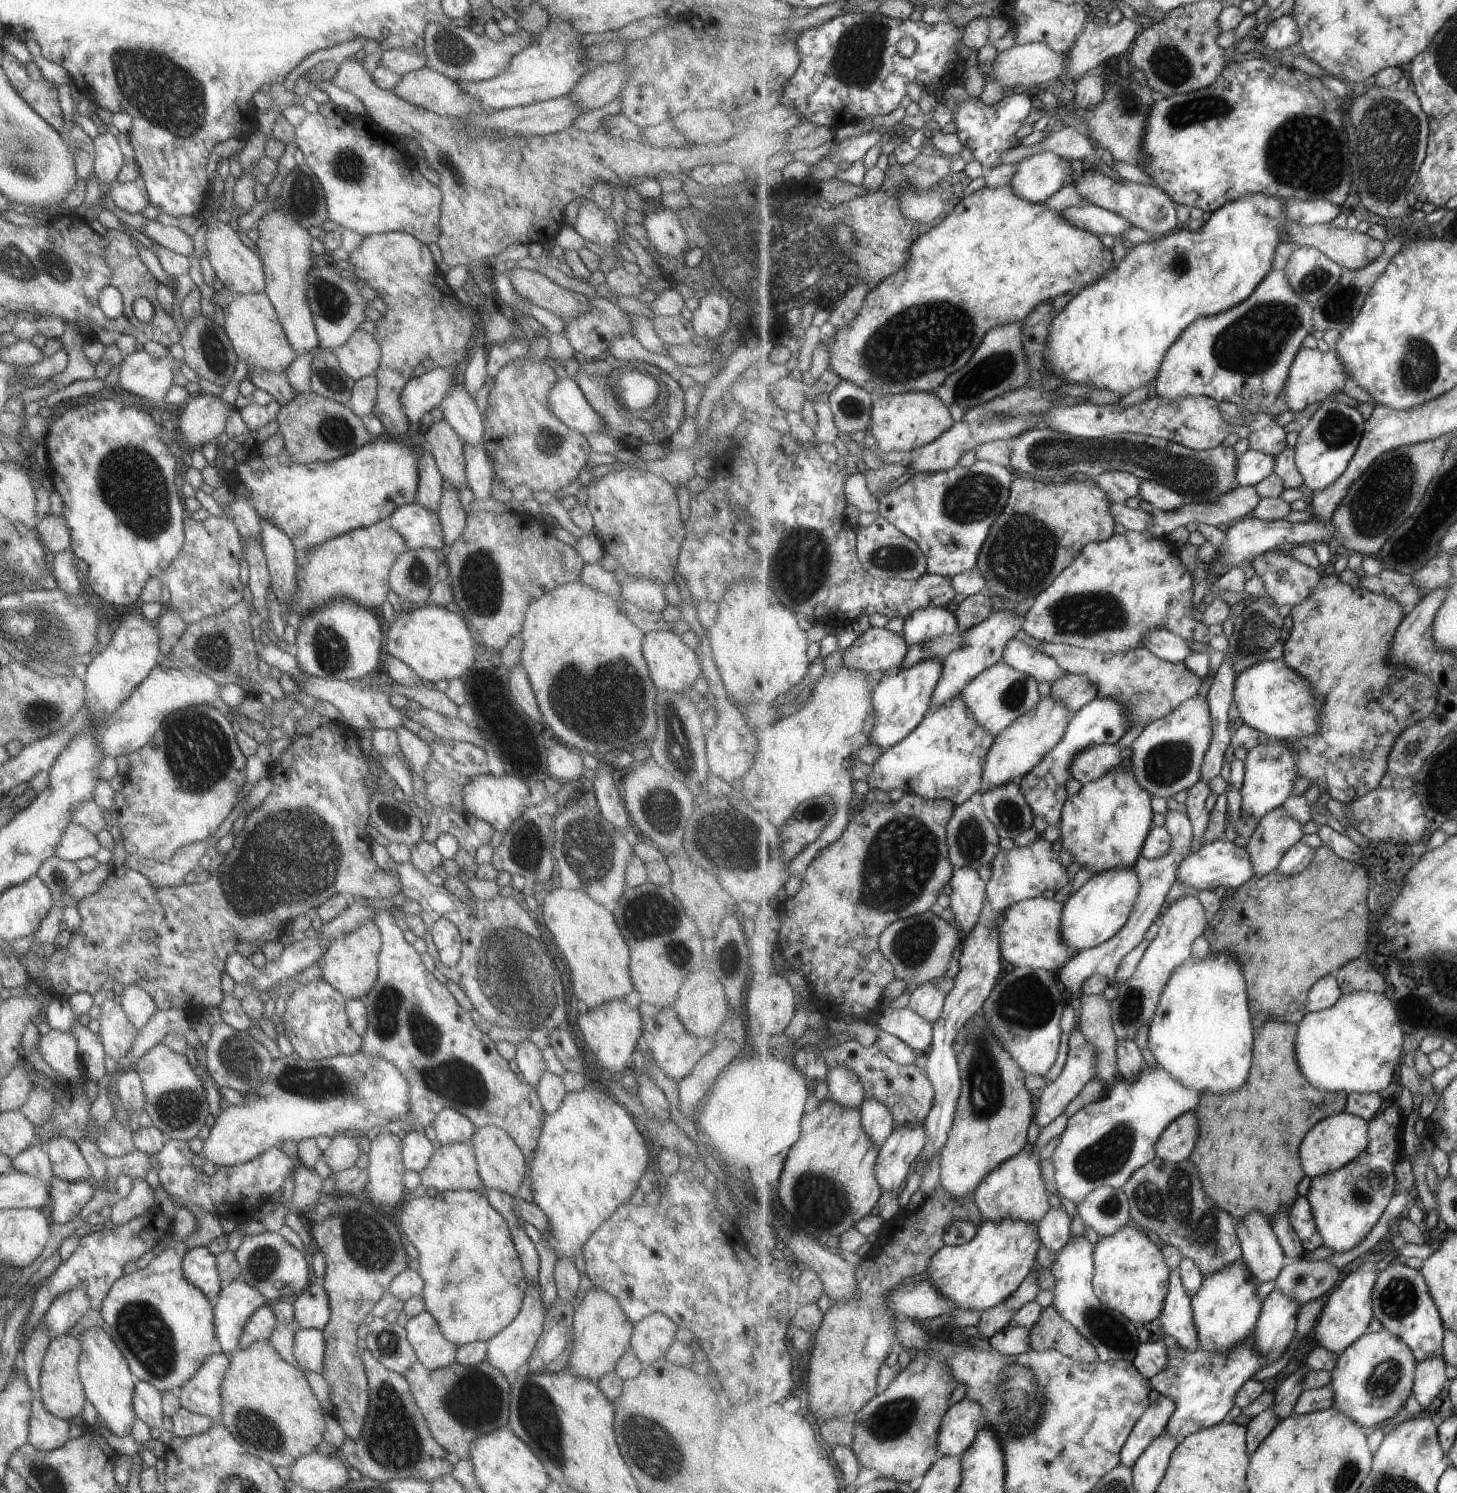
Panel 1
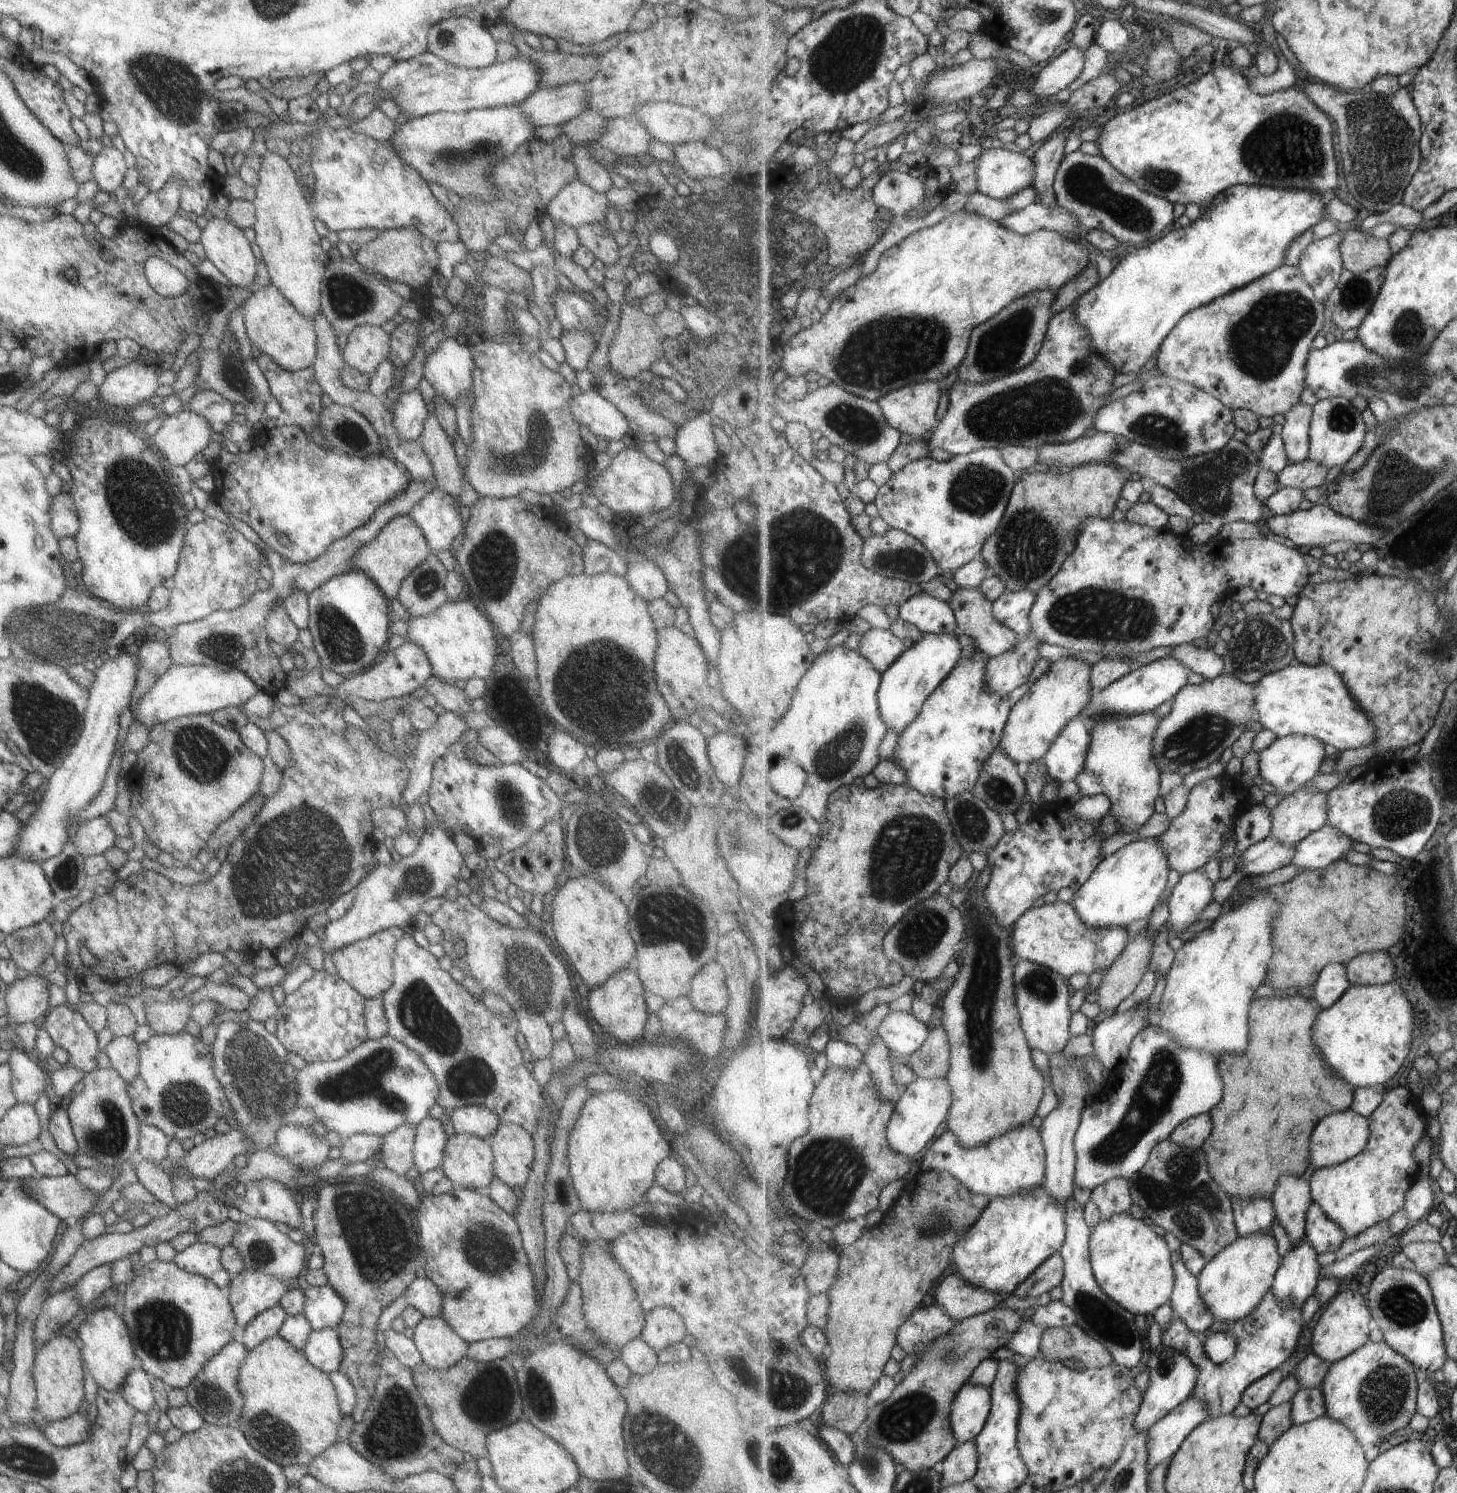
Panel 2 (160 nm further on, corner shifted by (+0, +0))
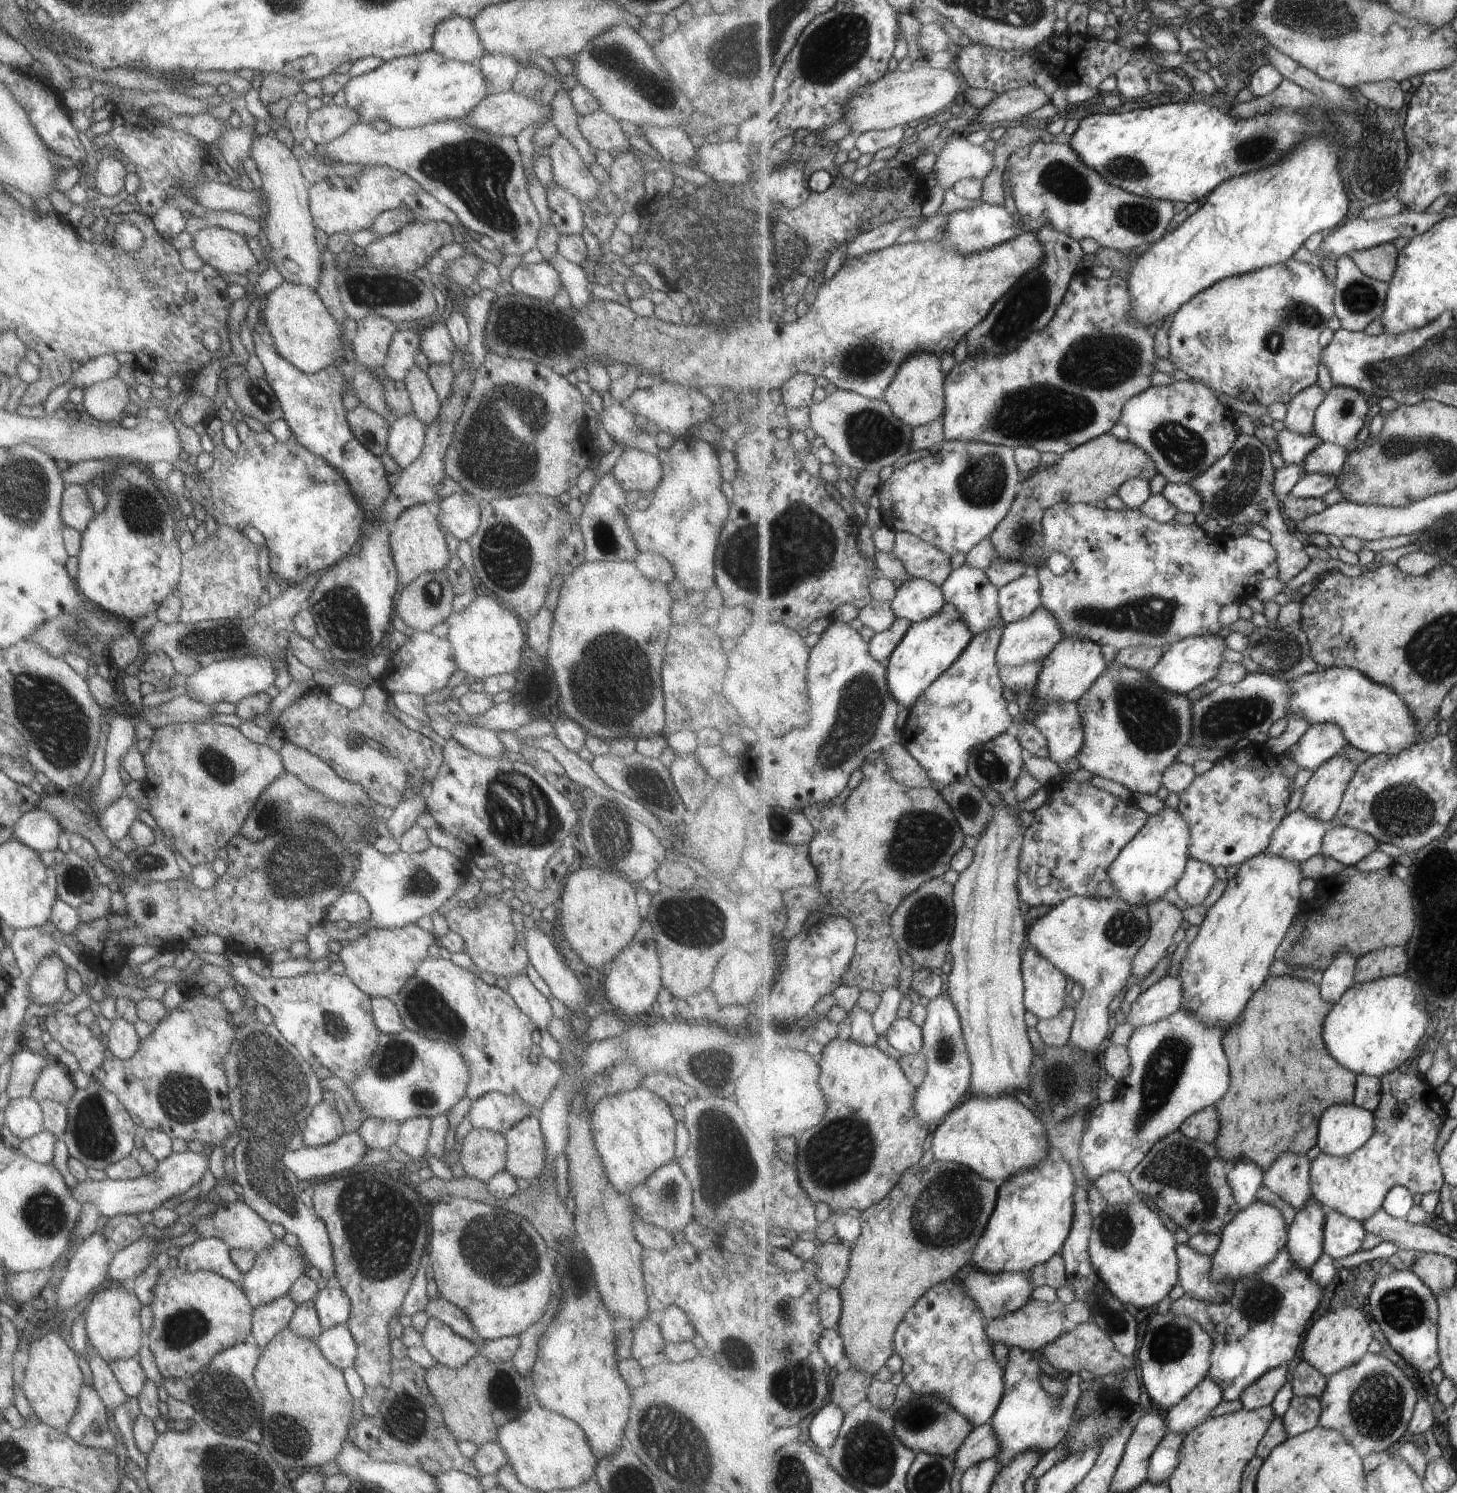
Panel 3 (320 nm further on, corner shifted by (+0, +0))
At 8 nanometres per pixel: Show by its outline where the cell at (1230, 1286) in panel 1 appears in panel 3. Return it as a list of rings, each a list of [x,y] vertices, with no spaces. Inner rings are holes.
[[[1259,1200],[1240,1209],[1240,1214],[1224,1228],[1221,1235],[1221,1244],[1213,1255],[1212,1279],[1219,1282],[1229,1277],[1236,1285],[1244,1276],[1260,1275],[1285,1250],[1288,1243],[1287,1220],[1279,1208]]]

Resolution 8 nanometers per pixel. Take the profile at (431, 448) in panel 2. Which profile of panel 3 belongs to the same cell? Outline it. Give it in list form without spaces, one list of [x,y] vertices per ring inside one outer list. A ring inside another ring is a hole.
[[[413,365],[407,370],[402,382],[404,383],[413,415],[424,426],[433,424],[437,420],[440,404],[439,398],[433,392],[433,388],[429,386],[429,380],[427,380],[425,372]]]

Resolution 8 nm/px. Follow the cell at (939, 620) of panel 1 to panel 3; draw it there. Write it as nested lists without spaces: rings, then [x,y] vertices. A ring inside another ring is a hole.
[[[909,577],[907,582],[899,585],[897,596],[895,596],[895,600],[893,600],[891,604],[893,612],[895,612],[898,618],[905,618],[912,624],[917,624],[917,622],[923,622],[923,620],[927,620],[927,618],[937,616],[947,602],[941,586],[931,584],[931,582],[925,580],[925,578]]]

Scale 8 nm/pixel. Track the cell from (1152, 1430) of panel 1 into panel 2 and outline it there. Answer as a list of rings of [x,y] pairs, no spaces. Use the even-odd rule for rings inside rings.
[[[1161,1343],[1157,1346],[1157,1350],[1147,1348],[1148,1361],[1147,1365],[1150,1368],[1150,1381],[1148,1387],[1144,1392],[1145,1398],[1140,1408],[1140,1412],[1136,1417],[1136,1424],[1134,1427],[1134,1434],[1149,1434],[1153,1428],[1157,1426],[1159,1420],[1165,1419],[1171,1412],[1176,1411],[1189,1396],[1196,1391],[1197,1380],[1200,1373],[1197,1370],[1197,1364],[1193,1364],[1193,1360],[1183,1354],[1177,1352],[1177,1348],[1167,1348],[1165,1344]]]

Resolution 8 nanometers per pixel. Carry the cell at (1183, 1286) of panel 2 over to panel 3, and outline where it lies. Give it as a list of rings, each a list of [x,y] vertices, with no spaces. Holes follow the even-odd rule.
[[[1189,1243],[1177,1245],[1180,1257],[1180,1284],[1188,1295],[1204,1303],[1227,1302],[1234,1294],[1234,1280],[1227,1277],[1215,1282],[1212,1279],[1213,1255],[1201,1254]]]

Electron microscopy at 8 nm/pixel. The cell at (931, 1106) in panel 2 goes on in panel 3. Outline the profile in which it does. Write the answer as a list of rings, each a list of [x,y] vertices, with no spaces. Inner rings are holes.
[[[946,991],[930,1001],[929,1014],[922,1026],[924,1050],[928,1058],[928,1071],[923,1084],[916,1089],[916,1113],[922,1125],[933,1126],[943,1120],[956,1106],[967,1099],[972,1085],[972,1060],[962,1029],[960,1014]]]

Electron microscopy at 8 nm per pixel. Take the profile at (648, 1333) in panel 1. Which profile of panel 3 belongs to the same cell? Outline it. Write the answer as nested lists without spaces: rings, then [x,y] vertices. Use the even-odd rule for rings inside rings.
[[[670,1305],[663,1308],[654,1314],[654,1319],[664,1345],[690,1341],[695,1334],[688,1317],[675,1306]]]

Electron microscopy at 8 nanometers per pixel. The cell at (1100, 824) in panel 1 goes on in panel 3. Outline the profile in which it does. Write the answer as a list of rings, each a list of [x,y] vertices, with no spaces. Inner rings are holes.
[[[1108,668],[1078,704],[1083,720],[1085,744],[1077,760],[1080,767],[1094,776],[1117,782],[1132,794],[1156,794],[1164,786],[1165,772],[1175,764],[1177,756],[1187,748],[1193,736],[1193,700],[1187,694],[1165,692],[1151,680],[1149,669]]]

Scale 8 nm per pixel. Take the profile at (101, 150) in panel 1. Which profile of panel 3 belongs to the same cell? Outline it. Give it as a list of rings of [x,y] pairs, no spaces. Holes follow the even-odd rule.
[[[107,155],[97,162],[91,185],[98,194],[114,196],[124,188],[125,175],[123,164],[115,157]]]

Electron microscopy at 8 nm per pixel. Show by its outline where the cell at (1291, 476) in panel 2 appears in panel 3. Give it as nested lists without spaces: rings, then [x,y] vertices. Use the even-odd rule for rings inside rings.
[[[1324,443],[1309,456],[1305,458],[1303,464],[1307,468],[1307,474],[1329,474],[1329,476],[1339,476],[1346,459],[1350,456],[1351,450],[1337,446],[1337,444]]]

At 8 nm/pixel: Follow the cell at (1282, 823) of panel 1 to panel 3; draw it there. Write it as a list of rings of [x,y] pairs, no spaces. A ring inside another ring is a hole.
[[[1345,754],[1325,762],[1303,787],[1300,809],[1330,826],[1340,811],[1345,790],[1356,776],[1357,768],[1357,764]]]

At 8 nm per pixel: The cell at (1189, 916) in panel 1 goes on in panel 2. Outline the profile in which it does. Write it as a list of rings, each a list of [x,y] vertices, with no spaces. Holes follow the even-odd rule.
[[[1203,869],[1189,872],[1183,876],[1180,876],[1180,881],[1172,889],[1169,900],[1167,901],[1167,910],[1169,912],[1167,920],[1164,924],[1169,928],[1169,937],[1177,935],[1181,938],[1185,938],[1184,933],[1193,922],[1197,922],[1201,919],[1201,914],[1213,900],[1213,890],[1215,884],[1213,880],[1205,874]]]

